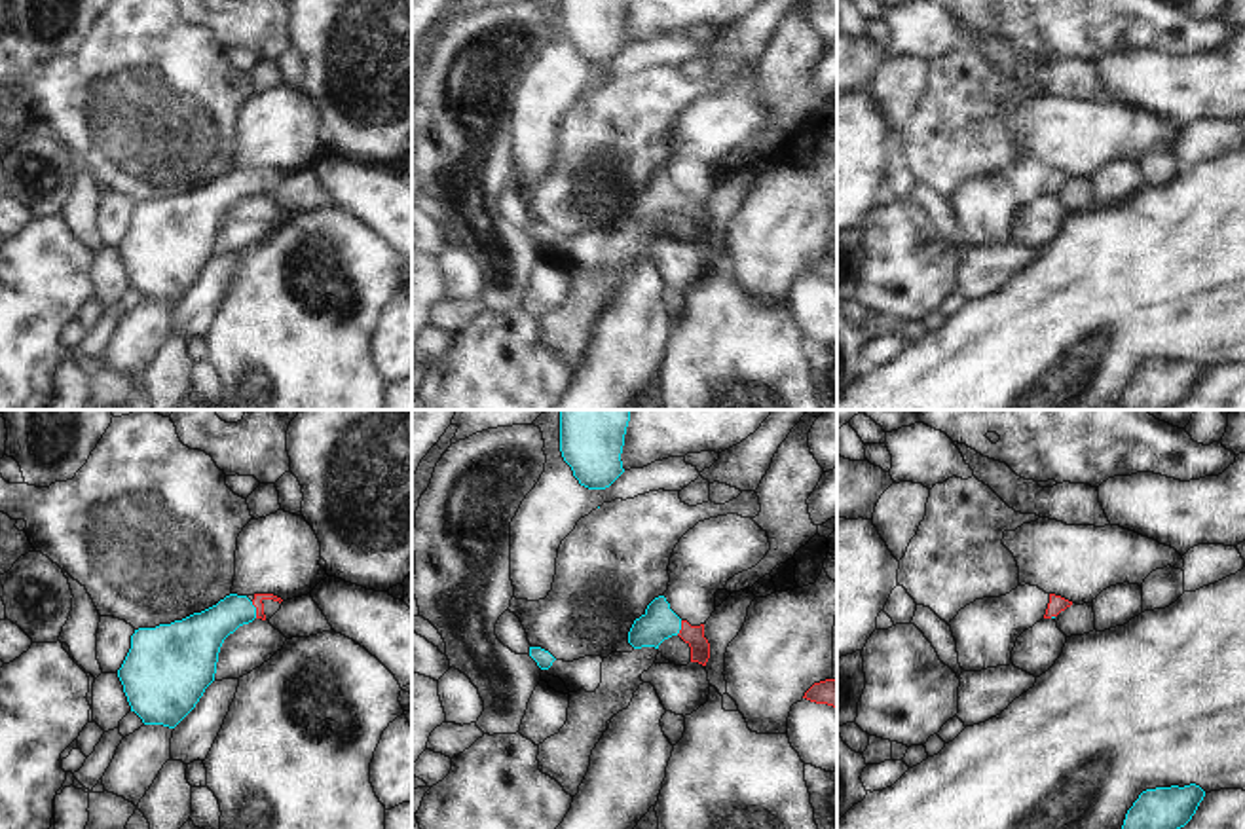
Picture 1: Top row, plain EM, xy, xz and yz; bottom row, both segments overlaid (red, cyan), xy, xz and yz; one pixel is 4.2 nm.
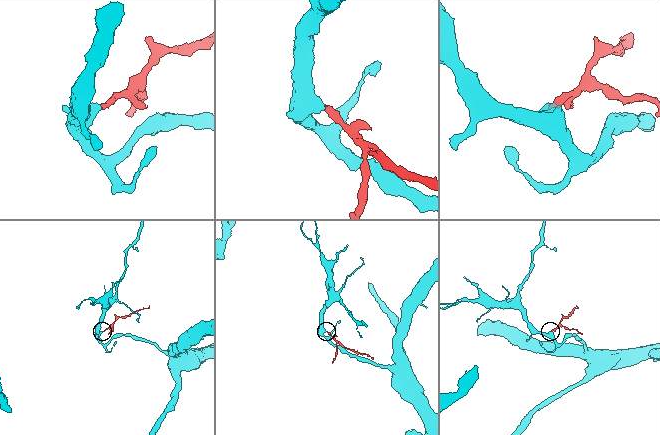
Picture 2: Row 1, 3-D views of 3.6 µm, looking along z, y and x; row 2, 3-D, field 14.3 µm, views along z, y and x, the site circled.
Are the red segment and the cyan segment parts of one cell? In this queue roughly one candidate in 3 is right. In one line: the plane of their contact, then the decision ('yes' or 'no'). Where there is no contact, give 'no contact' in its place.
xy | yes

